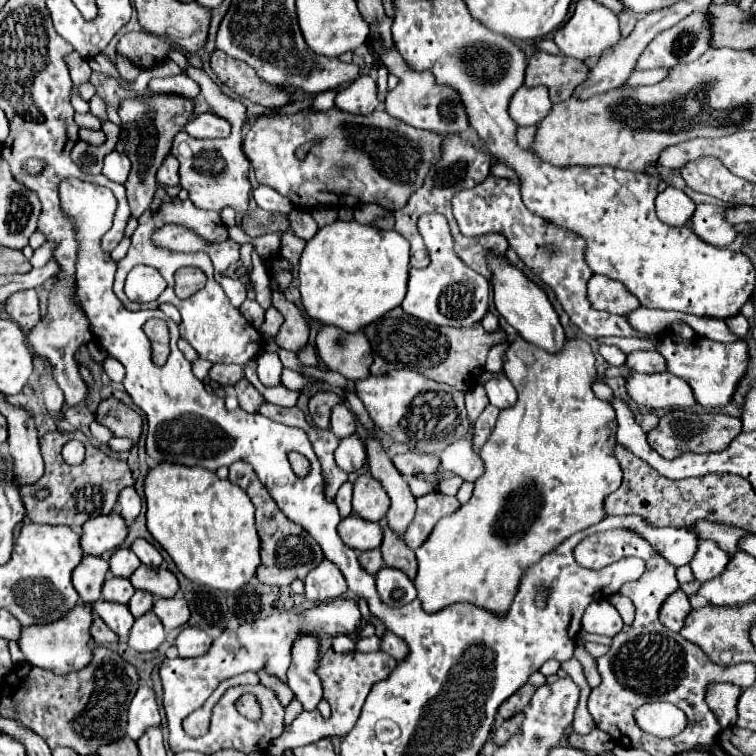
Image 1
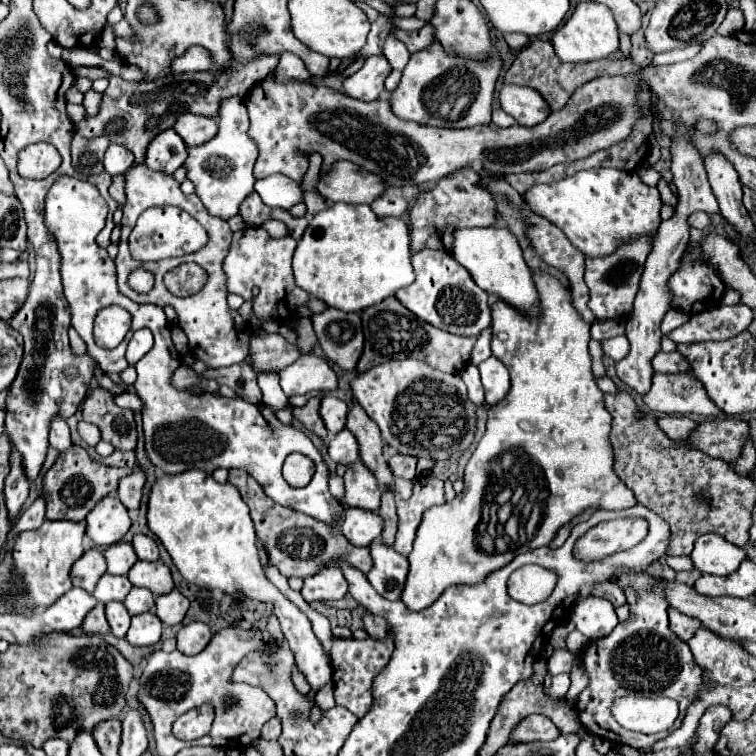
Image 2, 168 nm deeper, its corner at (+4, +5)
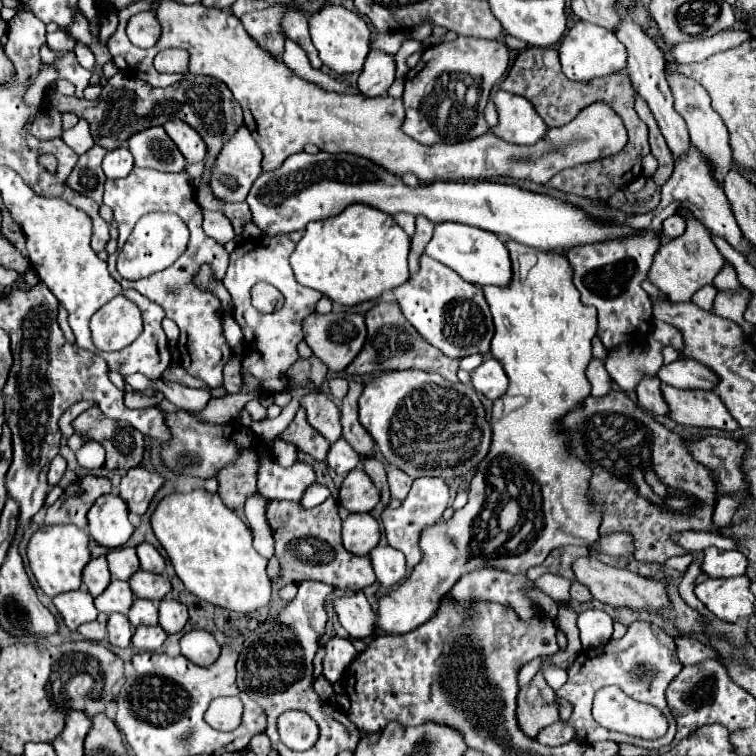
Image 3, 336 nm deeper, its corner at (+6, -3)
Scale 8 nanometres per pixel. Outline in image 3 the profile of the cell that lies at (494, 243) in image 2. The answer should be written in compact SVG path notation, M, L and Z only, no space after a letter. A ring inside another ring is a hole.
M453 222L435 224L433 238L427 244L425 252L431 258L435 258L441 264L455 270L467 282L477 284L477 286L503 286L505 288L513 280L511 278L513 276L511 258L509 258L509 250L507 250L505 240L493 232L487 232L487 230L479 230L479 228L471 228L471 226L457 226Z

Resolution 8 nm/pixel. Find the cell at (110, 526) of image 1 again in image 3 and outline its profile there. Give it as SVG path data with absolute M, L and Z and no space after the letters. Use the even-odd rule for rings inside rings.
M105 494L97 498L87 514L91 538L105 548L123 546L133 534L127 512L127 504L119 498L119 494Z

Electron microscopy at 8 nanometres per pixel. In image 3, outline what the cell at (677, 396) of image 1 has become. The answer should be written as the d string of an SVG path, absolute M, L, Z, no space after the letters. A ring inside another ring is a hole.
M661 384L663 398L669 406L669 418L685 426L719 428L735 432L739 424L731 418L723 402L709 390L679 390L669 384Z

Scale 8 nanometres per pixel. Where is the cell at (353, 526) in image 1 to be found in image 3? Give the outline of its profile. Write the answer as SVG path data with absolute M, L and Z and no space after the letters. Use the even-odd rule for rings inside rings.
M349 514L343 520L343 546L357 554L367 556L381 540L379 522L371 514Z

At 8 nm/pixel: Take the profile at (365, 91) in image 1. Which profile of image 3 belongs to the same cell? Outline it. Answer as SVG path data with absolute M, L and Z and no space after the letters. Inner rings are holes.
M371 50L365 58L365 66L363 66L361 76L357 80L357 90L369 98L385 96L389 86L393 84L393 80L395 80L393 56Z

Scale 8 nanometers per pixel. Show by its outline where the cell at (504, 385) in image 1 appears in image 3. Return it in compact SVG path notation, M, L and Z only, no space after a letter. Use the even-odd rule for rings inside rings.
M487 358L479 368L473 370L471 384L477 392L485 394L491 402L495 402L507 392L509 378L495 358Z

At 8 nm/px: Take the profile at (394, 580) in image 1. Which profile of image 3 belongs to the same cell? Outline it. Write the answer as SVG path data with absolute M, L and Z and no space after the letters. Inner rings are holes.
M377 546L369 554L377 582L391 590L393 586L401 584L401 580L407 576L407 566L405 566L405 556L403 552L391 548L391 546Z

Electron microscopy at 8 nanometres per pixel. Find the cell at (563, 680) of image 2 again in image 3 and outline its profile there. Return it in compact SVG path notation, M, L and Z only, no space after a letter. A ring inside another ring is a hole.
M543 658L543 670L545 670L547 684L549 684L555 692L567 682L567 670L563 670L563 668L553 668L553 666L545 666L545 658Z

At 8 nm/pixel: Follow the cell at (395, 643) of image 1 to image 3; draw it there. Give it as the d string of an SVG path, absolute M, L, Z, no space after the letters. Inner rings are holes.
M363 594L335 600L335 612L341 626L357 640L365 640L375 632L375 614Z

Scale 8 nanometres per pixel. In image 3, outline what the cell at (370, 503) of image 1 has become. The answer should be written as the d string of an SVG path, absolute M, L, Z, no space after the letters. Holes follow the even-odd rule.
M355 468L341 484L339 502L347 512L371 512L379 504L379 490L361 468Z

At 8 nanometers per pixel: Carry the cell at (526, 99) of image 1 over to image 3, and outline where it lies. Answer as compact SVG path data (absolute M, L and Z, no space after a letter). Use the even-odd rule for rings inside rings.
M499 90L493 96L493 102L499 112L499 124L493 132L499 138L511 144L529 146L535 144L547 132L547 124L535 112L533 104L523 96Z

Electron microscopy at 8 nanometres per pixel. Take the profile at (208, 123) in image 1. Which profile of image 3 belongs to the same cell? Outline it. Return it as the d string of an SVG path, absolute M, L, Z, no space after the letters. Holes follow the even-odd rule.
M169 120L163 128L169 134L169 138L177 144L187 162L201 162L205 158L207 144L199 136L199 132L193 130L189 124L181 120Z

